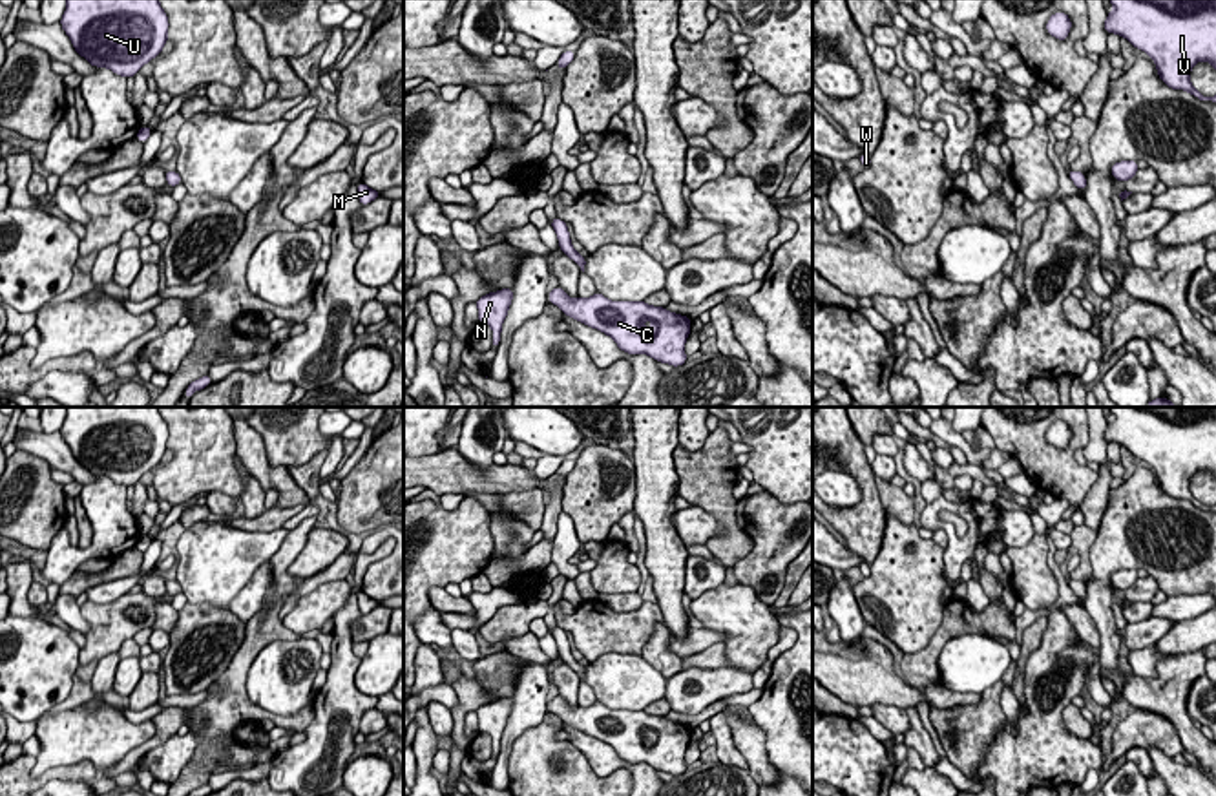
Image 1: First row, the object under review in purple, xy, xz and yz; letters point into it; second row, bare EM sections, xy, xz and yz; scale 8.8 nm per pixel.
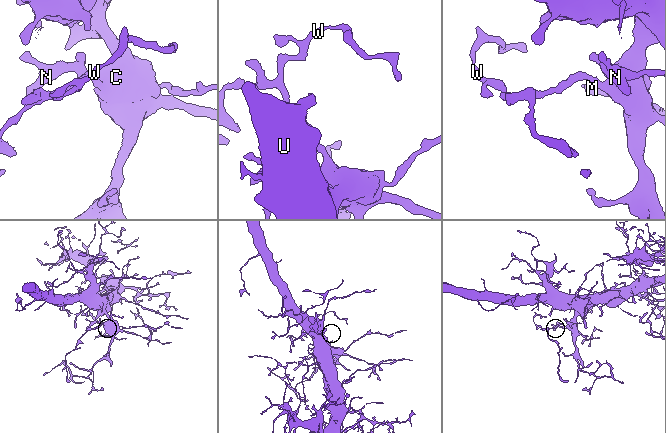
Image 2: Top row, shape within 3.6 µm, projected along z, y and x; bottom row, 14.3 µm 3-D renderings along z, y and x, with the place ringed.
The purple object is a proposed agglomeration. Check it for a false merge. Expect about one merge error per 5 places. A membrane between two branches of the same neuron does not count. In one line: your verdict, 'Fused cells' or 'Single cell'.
Single cell

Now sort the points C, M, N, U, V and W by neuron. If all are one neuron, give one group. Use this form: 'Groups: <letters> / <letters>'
Groups: C M N U V W

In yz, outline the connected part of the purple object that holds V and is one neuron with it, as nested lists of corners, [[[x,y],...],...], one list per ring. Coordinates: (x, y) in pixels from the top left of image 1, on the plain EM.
[[[1108,407],[1114,416],[1106,422],[1105,440],[1125,445],[1154,471],[1159,487],[1172,498],[1189,500],[1200,509],[1216,511],[1190,493],[1190,478],[1203,469],[1216,478],[1216,407]]]

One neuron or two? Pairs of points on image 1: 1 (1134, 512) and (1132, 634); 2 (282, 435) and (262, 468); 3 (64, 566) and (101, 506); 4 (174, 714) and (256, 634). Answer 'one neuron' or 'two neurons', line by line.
1: two neurons
2: two neurons
3: one neuron
4: two neurons

